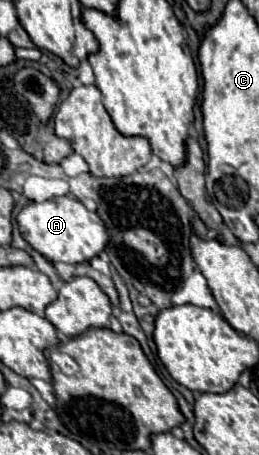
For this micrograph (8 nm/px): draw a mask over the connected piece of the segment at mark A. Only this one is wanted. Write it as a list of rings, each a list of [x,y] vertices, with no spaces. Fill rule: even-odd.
[[[61,196],[45,202],[31,202],[19,212],[17,224],[21,236],[51,262],[67,262],[67,264],[89,262],[91,258],[95,258],[105,250],[109,240],[107,226],[103,224],[103,220],[95,212],[89,212],[83,206],[83,202],[73,196]]]

